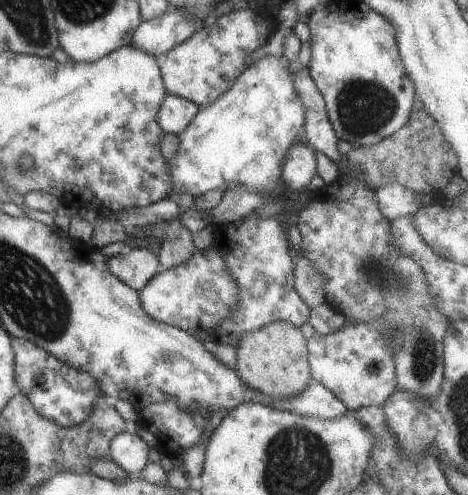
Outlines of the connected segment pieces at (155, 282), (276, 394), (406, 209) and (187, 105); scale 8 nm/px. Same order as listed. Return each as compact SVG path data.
M210 246L163 272L160 272L140 290L144 312L154 320L178 327L198 340L216 330L231 315L237 304L239 288L226 268L219 250Z
M269 322L261 329L246 333L236 347L236 374L254 390L263 394L263 402L269 406L269 398L285 399L300 394L311 380L307 359L307 338L301 328L290 322Z
M397 182L382 185L374 192L379 209L389 221L398 217L412 219L420 210L419 195Z
M166 93L157 114L157 123L165 133L179 135L200 109L195 102Z

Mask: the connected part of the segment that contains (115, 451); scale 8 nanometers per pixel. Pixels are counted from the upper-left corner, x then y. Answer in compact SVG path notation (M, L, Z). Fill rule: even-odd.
M132 430L117 434L109 444L109 458L132 476L141 476L148 464L150 447Z

